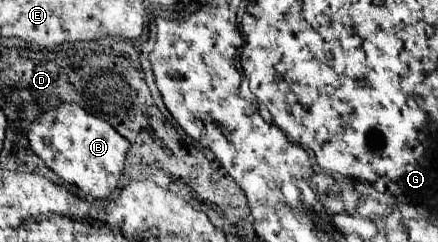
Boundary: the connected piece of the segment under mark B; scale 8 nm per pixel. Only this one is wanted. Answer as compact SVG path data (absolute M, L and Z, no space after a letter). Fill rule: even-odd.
M65 102L39 114L29 130L27 140L31 150L65 182L79 186L97 200L107 198L119 184L123 164L127 160L129 142L105 120L91 116L79 104Z

